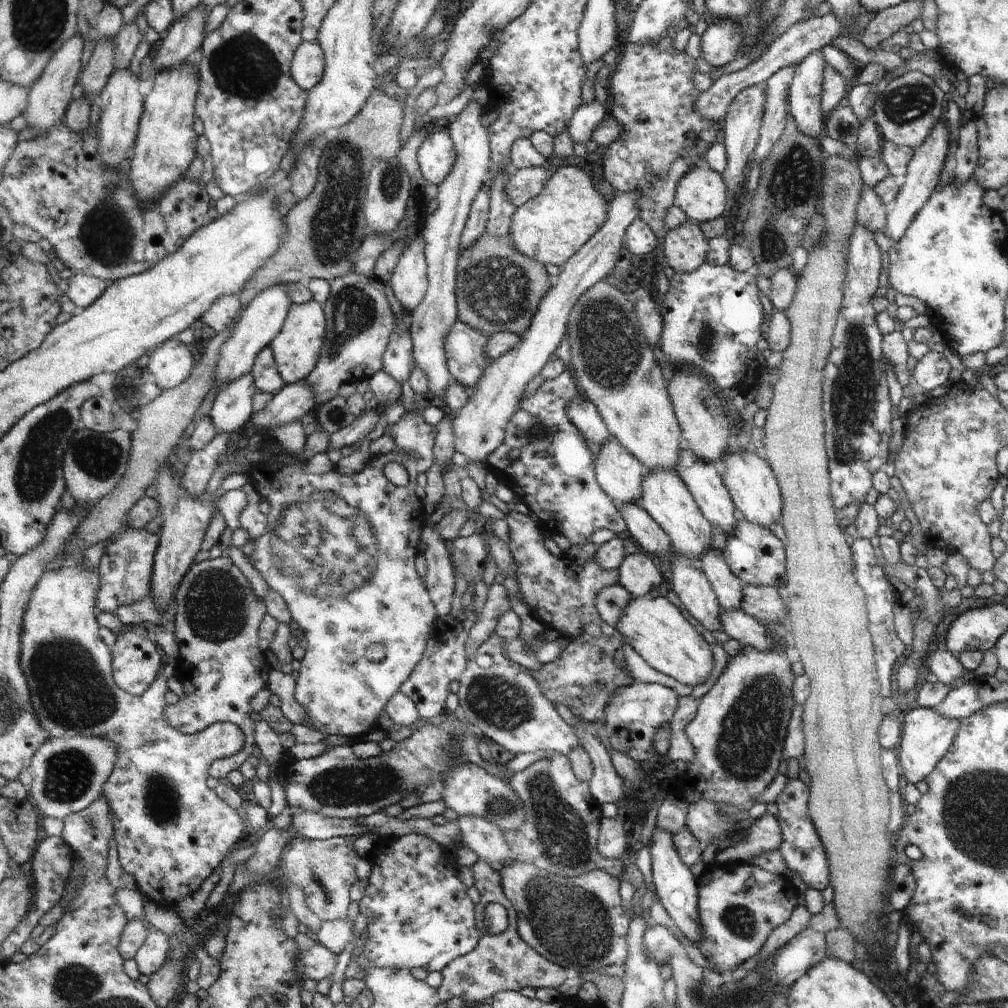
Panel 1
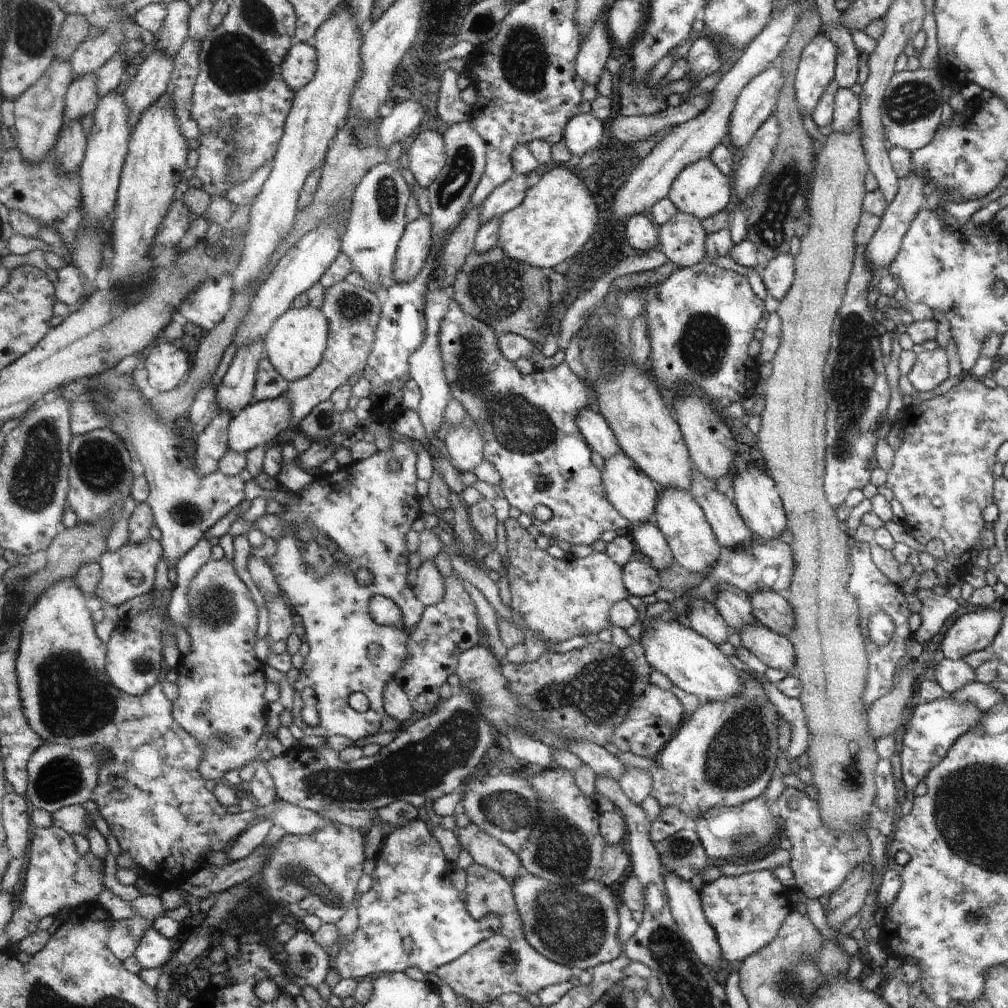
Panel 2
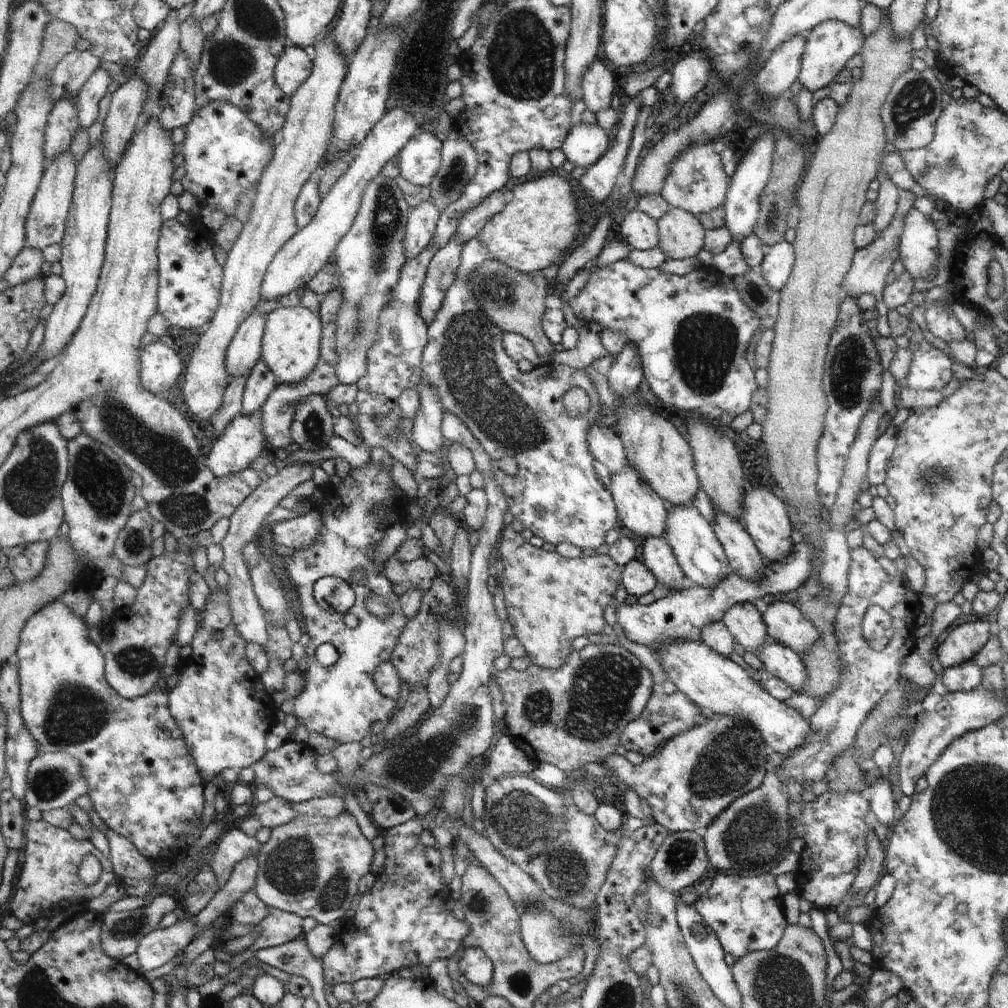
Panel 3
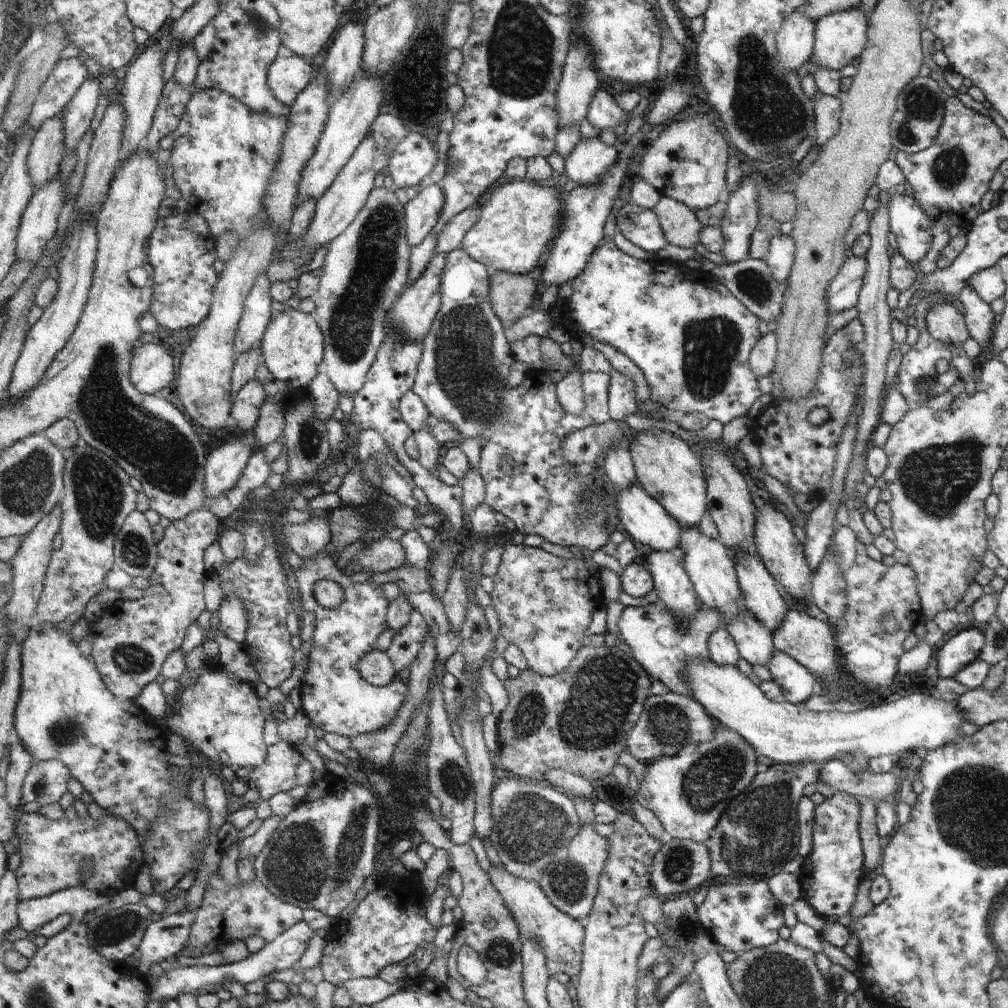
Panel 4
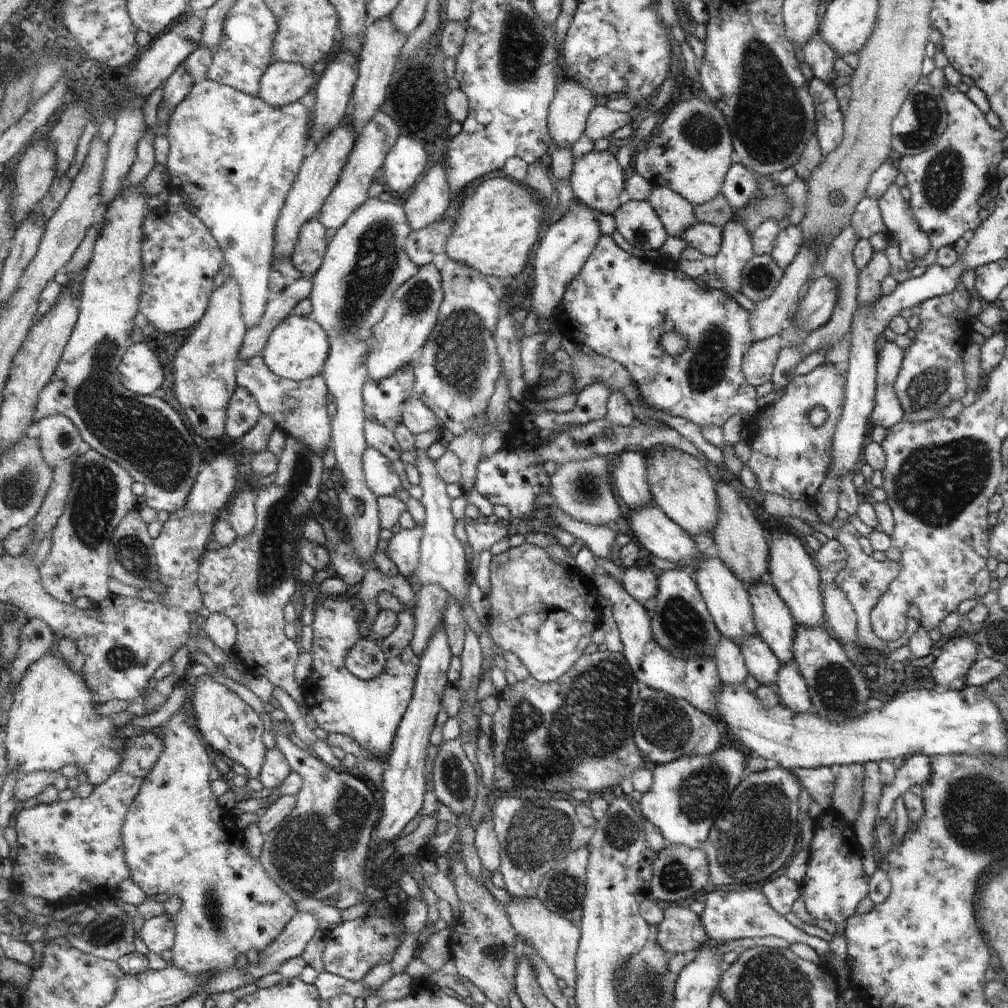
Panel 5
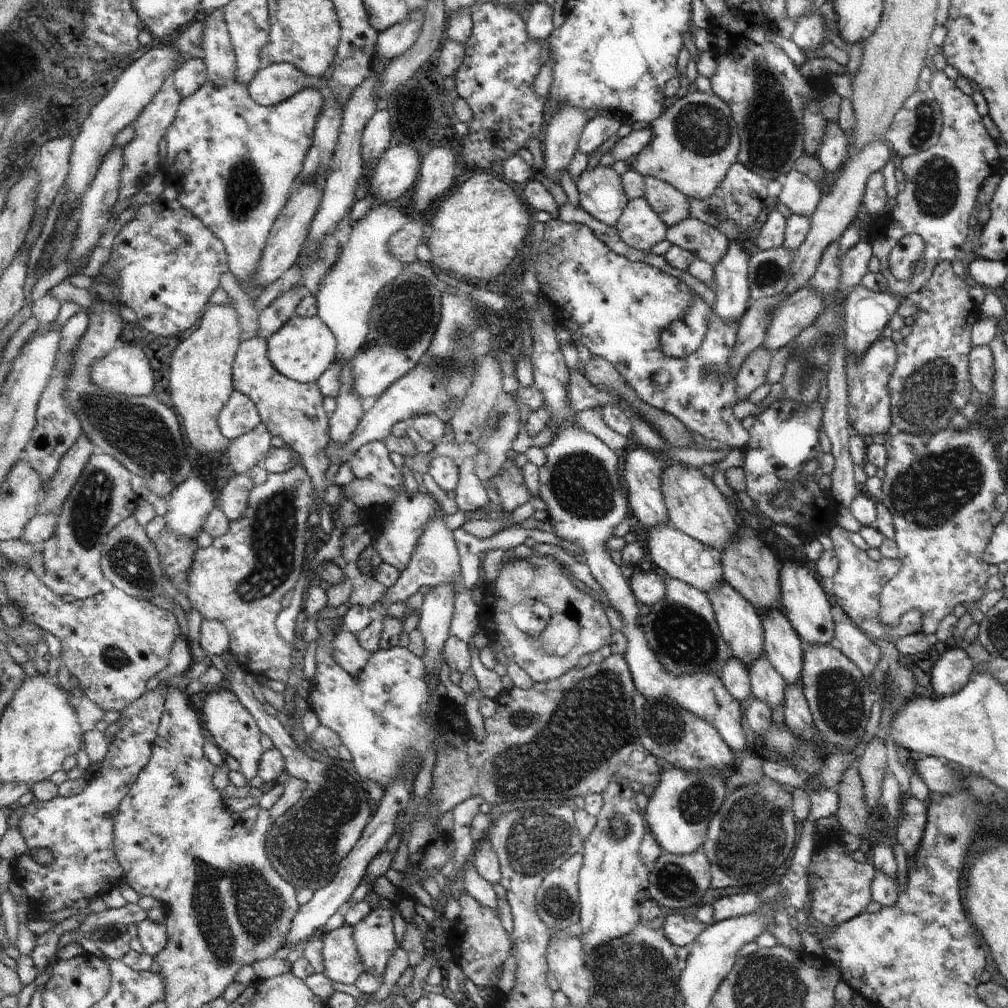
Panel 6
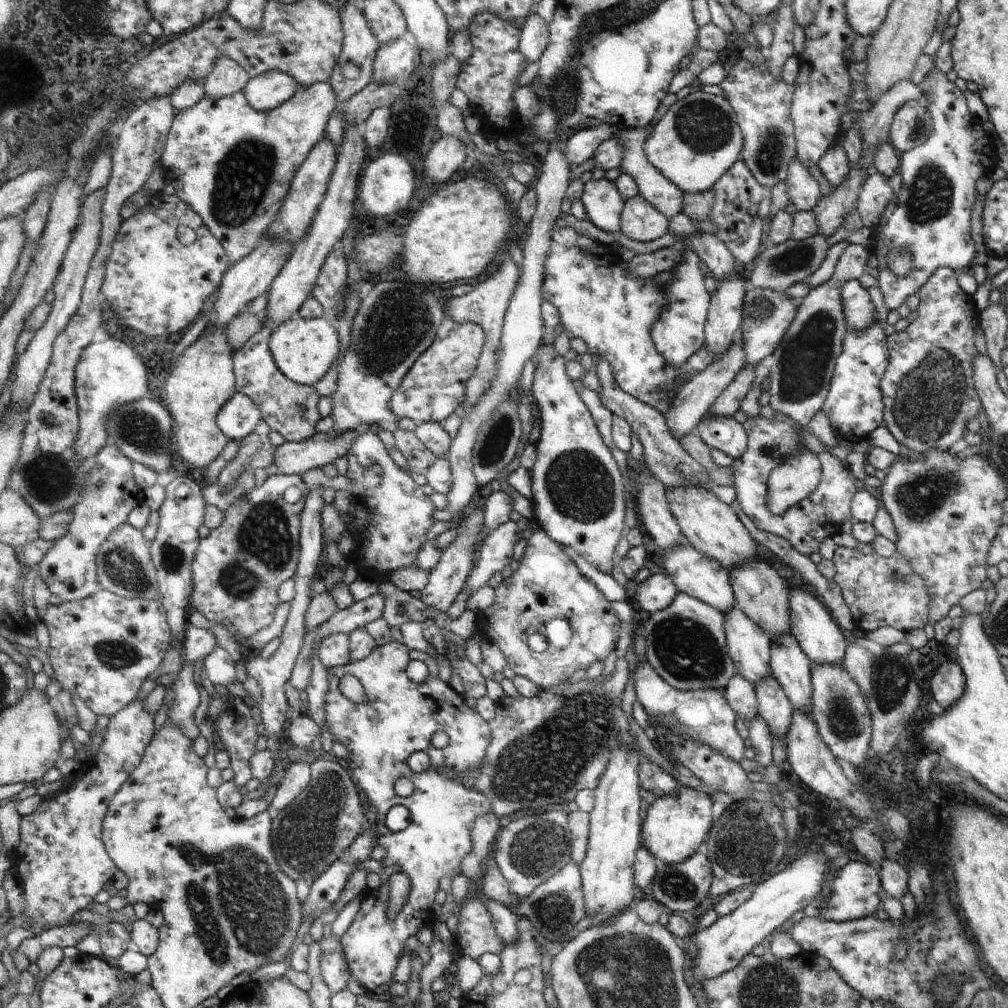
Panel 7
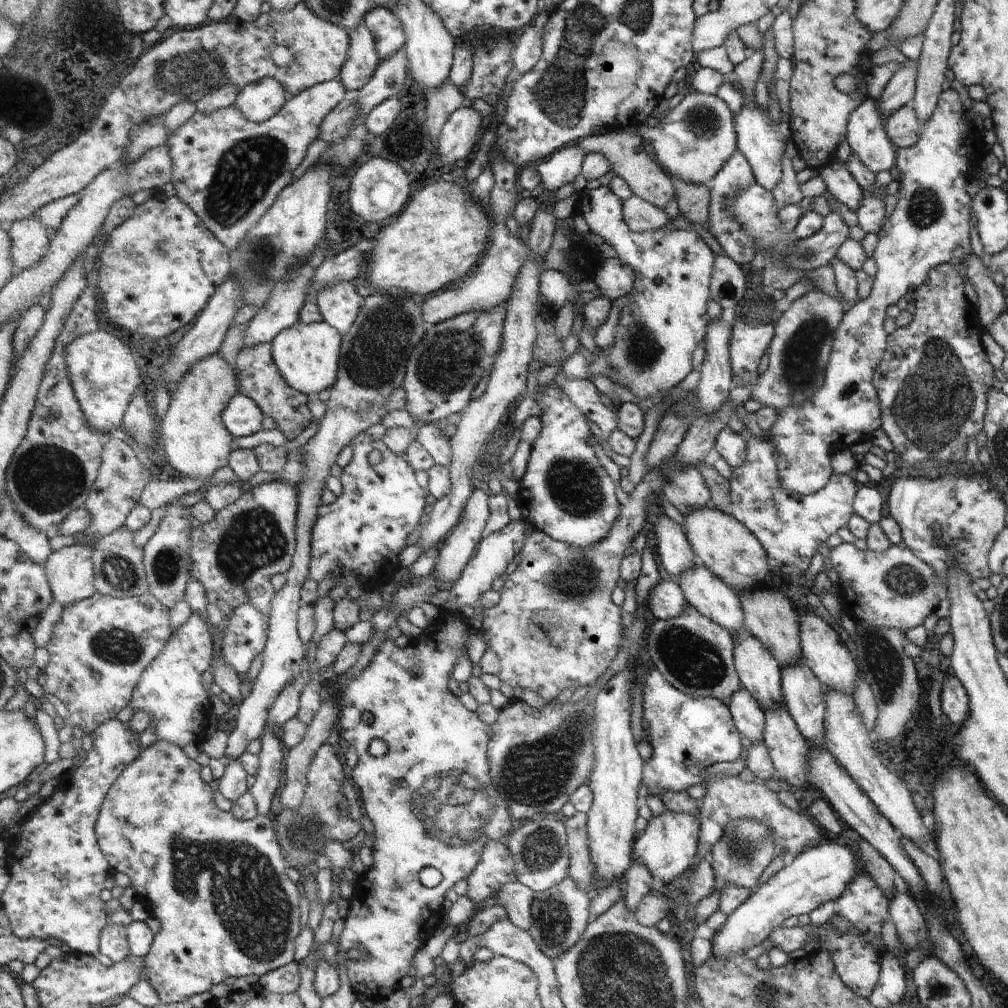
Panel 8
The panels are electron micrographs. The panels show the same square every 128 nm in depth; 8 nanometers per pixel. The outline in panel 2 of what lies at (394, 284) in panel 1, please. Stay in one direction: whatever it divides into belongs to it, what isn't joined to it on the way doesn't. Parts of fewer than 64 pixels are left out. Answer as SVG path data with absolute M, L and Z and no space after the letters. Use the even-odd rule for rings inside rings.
M421 215L406 227L393 269L393 284L404 285L413 282L426 265L434 246L430 215Z

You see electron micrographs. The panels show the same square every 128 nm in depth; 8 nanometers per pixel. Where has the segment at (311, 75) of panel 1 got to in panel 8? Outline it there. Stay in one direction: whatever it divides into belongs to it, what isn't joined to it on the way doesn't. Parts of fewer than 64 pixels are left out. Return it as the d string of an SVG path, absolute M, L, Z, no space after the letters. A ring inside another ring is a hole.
M267 77L240 90L236 105L253 122L265 122L281 112L292 95L276 78Z

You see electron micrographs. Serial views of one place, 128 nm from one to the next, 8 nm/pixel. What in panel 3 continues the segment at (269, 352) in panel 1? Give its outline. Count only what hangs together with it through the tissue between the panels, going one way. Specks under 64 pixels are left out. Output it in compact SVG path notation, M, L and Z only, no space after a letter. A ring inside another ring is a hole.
M263 361L255 366L248 377L246 388L243 394L243 416L251 416L263 409L263 404L271 397L271 392L281 382L271 368Z

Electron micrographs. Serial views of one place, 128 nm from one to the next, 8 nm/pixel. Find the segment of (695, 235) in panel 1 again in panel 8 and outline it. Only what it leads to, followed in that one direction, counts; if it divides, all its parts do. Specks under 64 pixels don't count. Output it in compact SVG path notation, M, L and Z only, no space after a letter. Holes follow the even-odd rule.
M634 126L620 130L611 129L608 133L591 135L577 142L588 154L603 153L611 161L614 174L623 177L631 185L635 195L665 210L667 205L676 198L675 186L673 186L673 182L671 182L671 178L667 176L666 171L661 169L661 165L659 166L659 163L653 162L651 156L643 150L645 143L641 133L636 131Z

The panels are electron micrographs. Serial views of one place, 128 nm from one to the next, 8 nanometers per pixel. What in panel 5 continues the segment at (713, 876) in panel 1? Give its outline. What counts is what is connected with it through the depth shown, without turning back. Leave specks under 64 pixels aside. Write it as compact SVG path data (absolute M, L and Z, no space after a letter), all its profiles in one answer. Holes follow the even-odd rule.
M746 888L745 890L728 891L711 890L704 901L703 914L700 916L703 928L709 940L715 943L731 942L739 938L765 938L765 936L777 936L787 942L802 942L809 948L813 948L818 956L825 958L826 964L833 962L833 955L828 945L828 938L822 934L805 929L802 931L789 924L784 919L781 910L772 907L761 889Z

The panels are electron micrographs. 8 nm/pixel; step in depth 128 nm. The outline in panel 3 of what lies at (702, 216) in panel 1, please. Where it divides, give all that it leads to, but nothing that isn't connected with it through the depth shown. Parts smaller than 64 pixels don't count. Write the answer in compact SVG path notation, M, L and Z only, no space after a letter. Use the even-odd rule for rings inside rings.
M715 141L689 144L683 154L671 164L671 174L665 180L661 195L674 208L687 210L692 214L707 214L726 203L729 191L729 177L722 168L722 156L718 154L719 144Z

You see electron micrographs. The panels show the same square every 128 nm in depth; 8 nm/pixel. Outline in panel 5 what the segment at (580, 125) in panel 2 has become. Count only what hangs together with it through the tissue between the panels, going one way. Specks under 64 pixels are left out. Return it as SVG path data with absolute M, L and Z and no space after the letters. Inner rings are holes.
M591 151L586 155L574 158L573 170L570 176L570 186L572 187L575 198L590 206L599 213L608 210L615 214L621 208L621 192L626 190L624 168L617 162L615 155L605 151Z

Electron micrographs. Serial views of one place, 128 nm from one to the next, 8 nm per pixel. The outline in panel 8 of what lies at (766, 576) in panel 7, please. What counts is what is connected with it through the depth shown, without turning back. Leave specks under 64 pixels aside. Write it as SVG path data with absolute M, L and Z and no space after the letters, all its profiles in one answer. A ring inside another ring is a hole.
M767 584L754 589L743 589L736 594L742 608L745 628L766 646L779 668L799 661L798 616L789 599L779 589L773 589Z

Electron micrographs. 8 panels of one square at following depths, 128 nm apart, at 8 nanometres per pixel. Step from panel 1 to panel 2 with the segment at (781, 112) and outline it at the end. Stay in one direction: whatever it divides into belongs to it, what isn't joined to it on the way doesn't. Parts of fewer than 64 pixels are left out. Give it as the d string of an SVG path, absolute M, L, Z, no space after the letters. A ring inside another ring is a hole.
M771 114L751 138L750 143L743 148L743 156L738 161L733 186L739 201L746 194L750 196L753 188L757 186L773 156L772 150L775 148L779 131L777 119Z

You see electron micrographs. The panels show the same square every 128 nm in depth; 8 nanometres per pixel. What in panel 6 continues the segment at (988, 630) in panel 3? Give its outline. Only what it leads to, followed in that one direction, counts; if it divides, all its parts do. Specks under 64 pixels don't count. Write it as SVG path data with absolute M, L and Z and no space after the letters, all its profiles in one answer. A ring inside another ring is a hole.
M960 648L942 649L929 671L933 693L941 696L955 694L971 678L974 665Z

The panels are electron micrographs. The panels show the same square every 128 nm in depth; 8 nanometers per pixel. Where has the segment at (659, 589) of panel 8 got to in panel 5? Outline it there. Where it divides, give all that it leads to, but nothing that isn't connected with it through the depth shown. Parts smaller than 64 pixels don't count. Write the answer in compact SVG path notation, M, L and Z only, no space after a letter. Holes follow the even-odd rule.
M629 567L624 569L622 584L631 596L640 603L658 595L659 572L655 569L644 567Z

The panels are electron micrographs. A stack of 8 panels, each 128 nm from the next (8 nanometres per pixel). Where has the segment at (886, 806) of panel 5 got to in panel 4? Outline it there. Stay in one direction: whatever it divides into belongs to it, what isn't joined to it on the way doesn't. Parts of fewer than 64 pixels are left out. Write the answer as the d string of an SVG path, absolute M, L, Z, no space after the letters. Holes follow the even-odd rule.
M837 758L821 764L817 776L835 791L846 792L852 796L867 796L873 800L885 799L896 794L900 781L891 773L874 773L868 769L852 772Z

